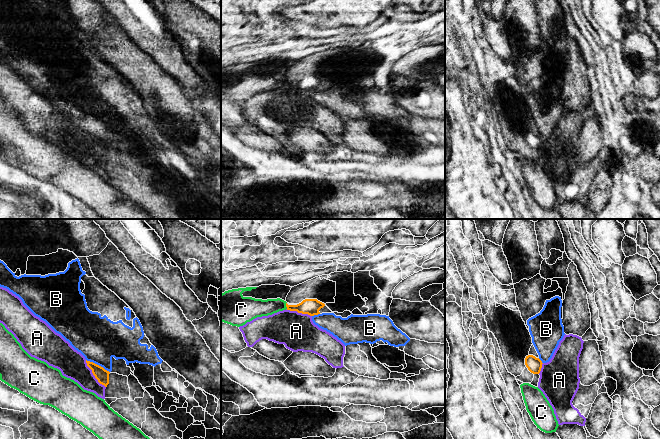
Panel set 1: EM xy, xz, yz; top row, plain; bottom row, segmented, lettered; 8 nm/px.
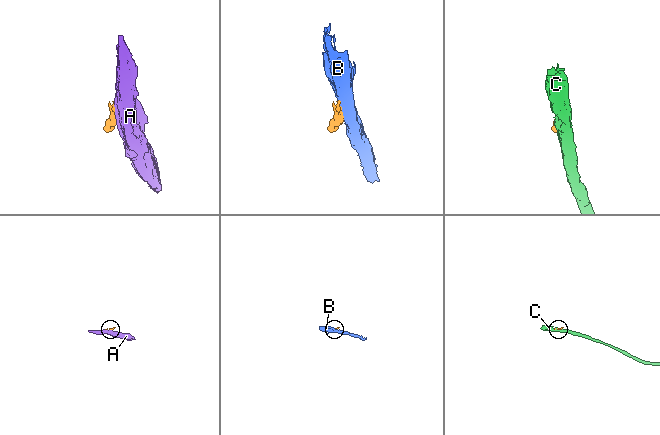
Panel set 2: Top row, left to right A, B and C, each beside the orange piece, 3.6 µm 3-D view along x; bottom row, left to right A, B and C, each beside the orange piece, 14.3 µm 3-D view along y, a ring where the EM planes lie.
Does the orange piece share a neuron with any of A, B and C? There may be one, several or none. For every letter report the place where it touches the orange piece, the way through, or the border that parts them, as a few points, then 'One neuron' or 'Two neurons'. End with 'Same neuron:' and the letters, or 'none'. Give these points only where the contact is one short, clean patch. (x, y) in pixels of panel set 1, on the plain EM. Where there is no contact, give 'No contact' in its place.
A: Touches orange at xy (93, 150). Two neurons
B: Touches orange at xy (98, 141). Boundary: xy (86, 135), (102, 142), (109, 148). Two neurons
C: Touches orange at xz (286, 81). Two neurons
Same neuron: none

